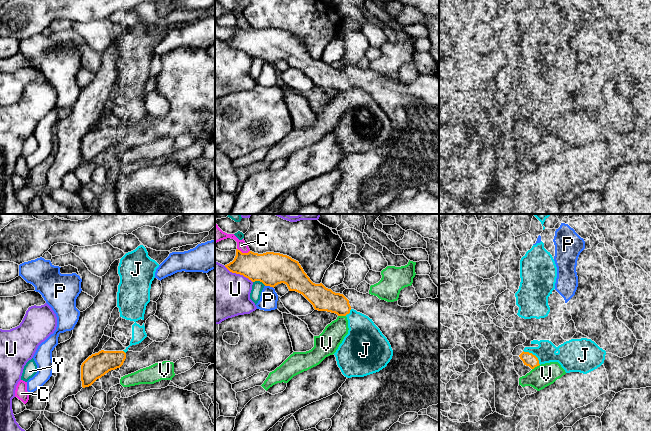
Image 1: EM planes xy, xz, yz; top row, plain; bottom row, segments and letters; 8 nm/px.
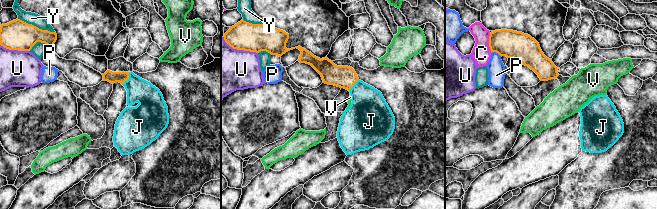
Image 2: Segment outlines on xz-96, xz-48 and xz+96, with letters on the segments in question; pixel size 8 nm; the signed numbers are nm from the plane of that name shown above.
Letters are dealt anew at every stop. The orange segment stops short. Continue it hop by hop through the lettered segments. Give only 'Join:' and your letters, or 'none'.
Join: J

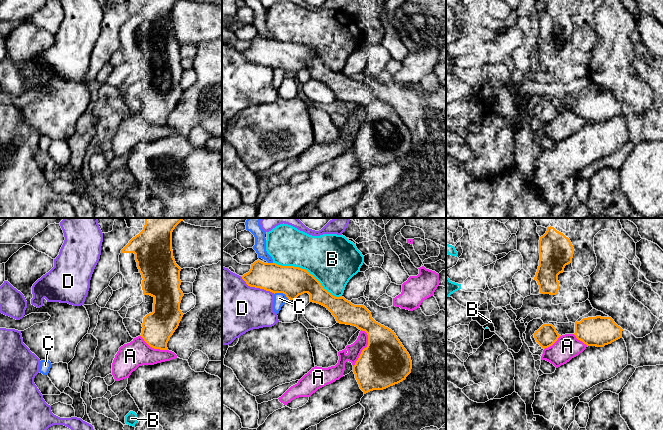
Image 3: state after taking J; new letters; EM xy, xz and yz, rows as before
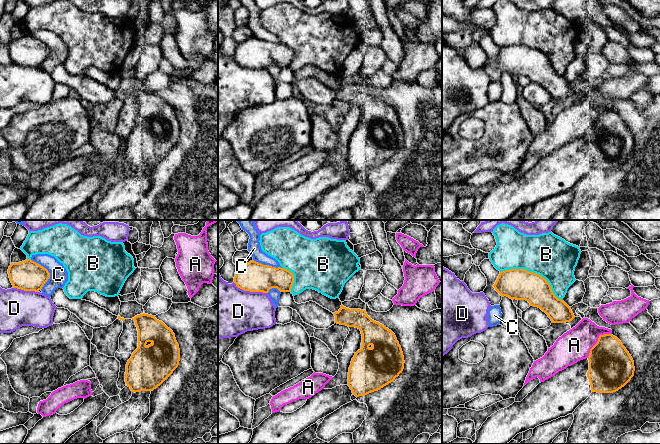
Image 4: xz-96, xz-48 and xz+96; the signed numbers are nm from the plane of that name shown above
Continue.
Join: none

